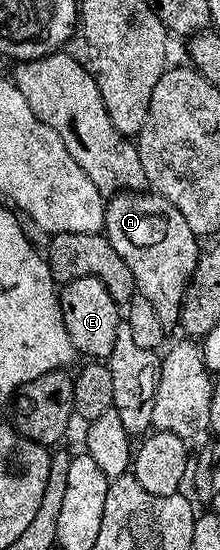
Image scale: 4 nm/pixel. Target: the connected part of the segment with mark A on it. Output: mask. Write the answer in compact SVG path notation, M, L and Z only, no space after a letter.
M126 191L112 194L105 202L103 234L115 252L127 263L134 276L136 292L151 299L151 307L159 314L159 323L172 330L181 319L181 300L193 278L197 260L203 249L196 233L187 227L187 219L179 215L173 204L156 191Z

